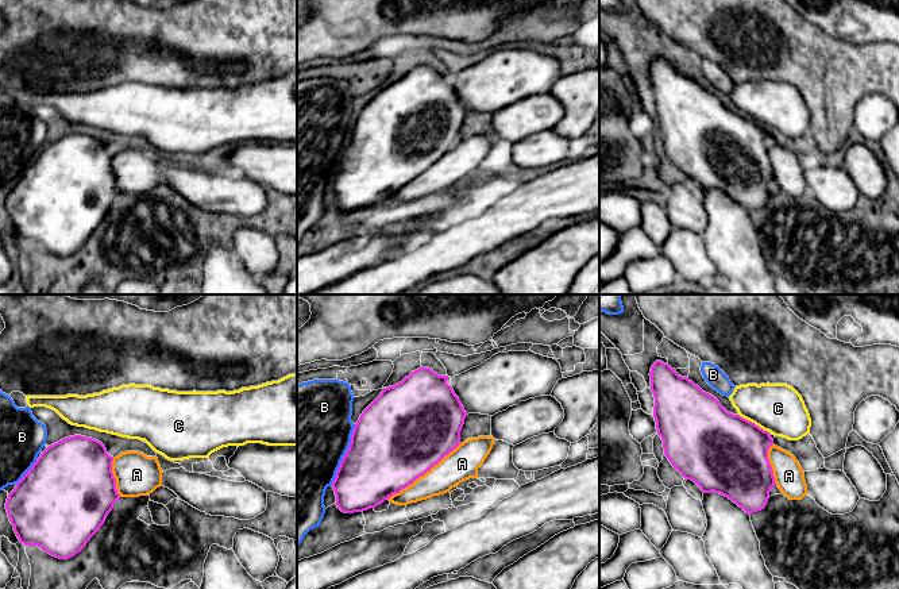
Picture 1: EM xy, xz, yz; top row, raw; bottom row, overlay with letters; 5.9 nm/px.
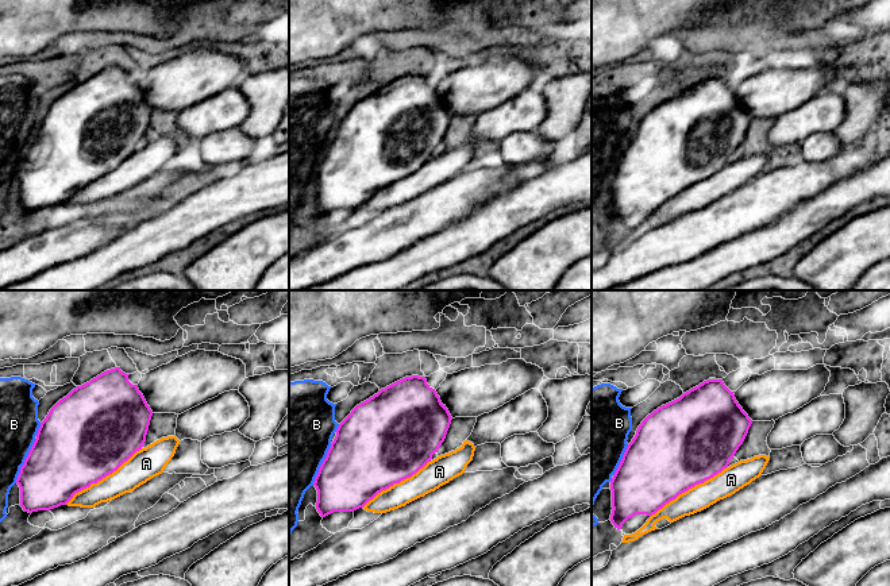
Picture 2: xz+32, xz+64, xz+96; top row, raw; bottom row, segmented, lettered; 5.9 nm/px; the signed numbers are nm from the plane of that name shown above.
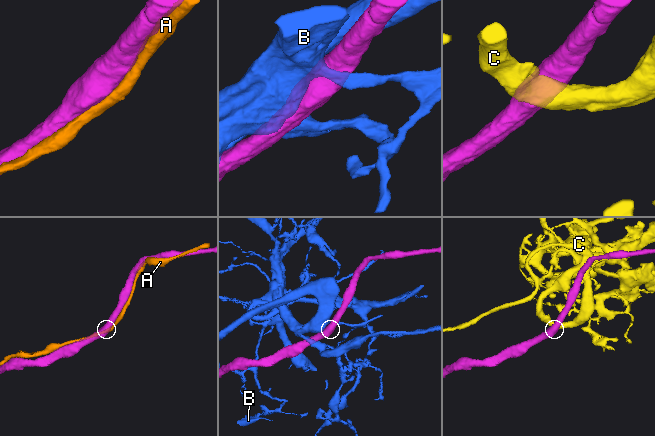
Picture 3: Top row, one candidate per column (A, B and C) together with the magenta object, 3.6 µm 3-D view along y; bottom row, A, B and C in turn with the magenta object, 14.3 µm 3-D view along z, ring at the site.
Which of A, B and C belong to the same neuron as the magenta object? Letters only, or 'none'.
A

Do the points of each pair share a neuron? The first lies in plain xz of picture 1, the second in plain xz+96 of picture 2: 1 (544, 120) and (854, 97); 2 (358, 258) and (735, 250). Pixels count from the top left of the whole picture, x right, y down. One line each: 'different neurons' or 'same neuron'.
1: different neurons
2: different neurons

